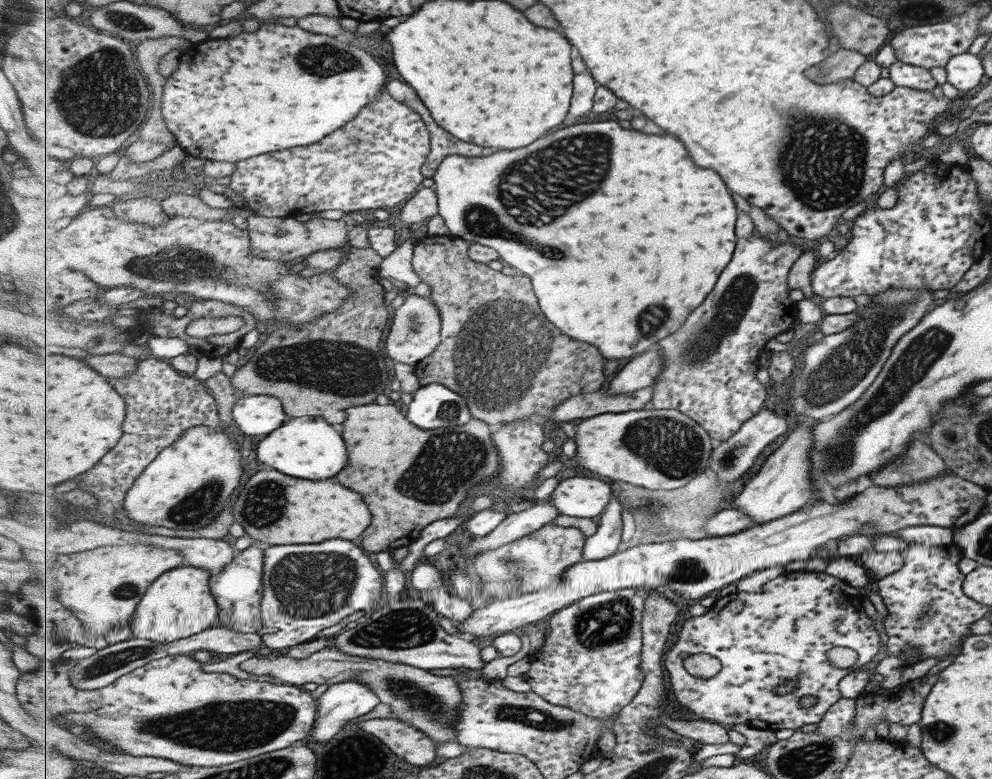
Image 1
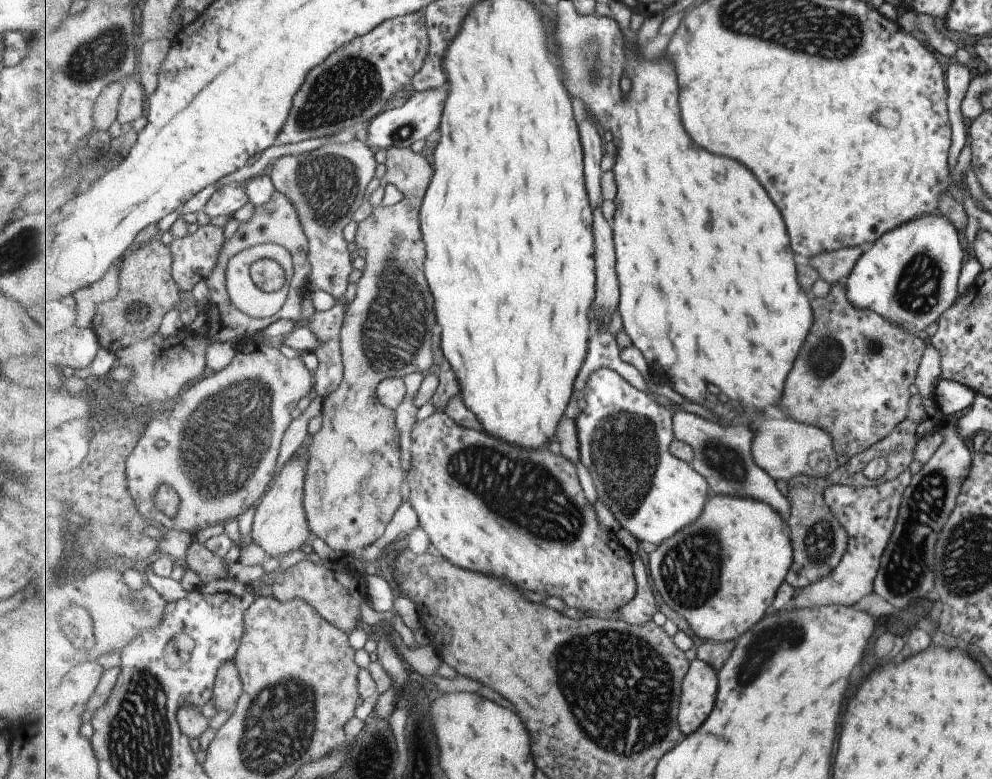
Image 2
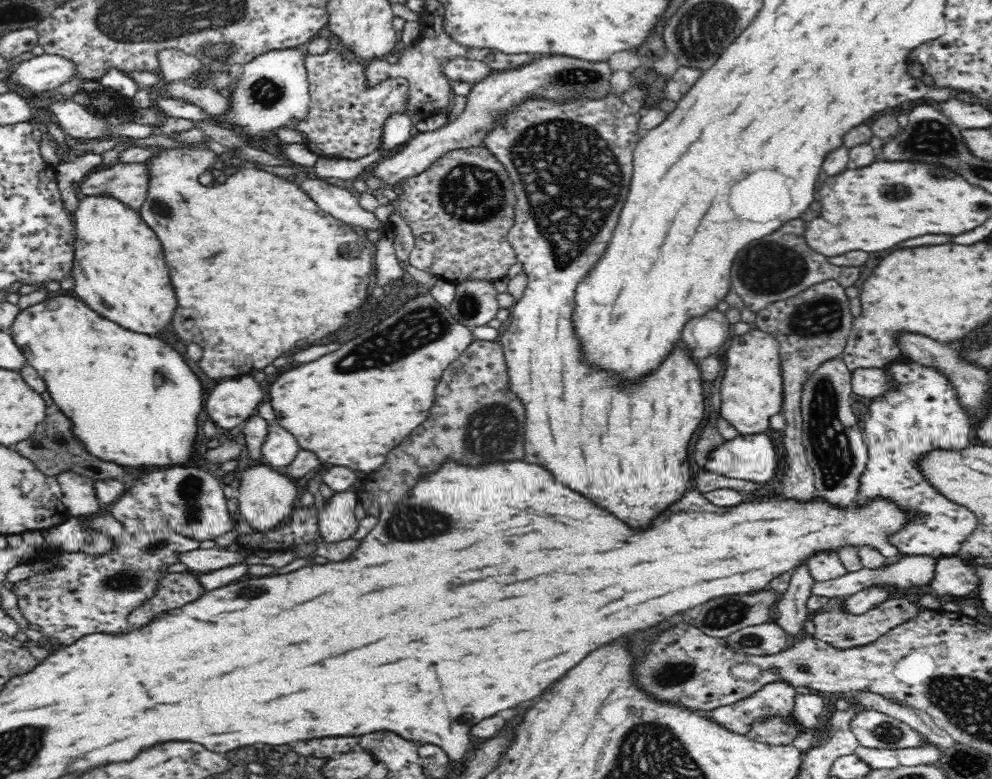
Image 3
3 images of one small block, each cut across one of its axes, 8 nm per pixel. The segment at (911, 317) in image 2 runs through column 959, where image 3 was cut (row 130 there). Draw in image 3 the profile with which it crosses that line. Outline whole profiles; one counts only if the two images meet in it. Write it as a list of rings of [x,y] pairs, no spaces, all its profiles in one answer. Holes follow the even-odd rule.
[[[295,46],[294,48],[280,48],[280,50],[268,50],[266,54],[260,54],[256,56],[256,58],[253,58],[250,60],[250,62],[247,62],[243,66],[239,68],[239,71],[241,72],[240,76],[238,76],[238,84],[234,86],[234,90],[232,90],[232,93],[228,95],[228,98],[230,100],[230,110],[228,110],[228,116],[224,118],[224,120],[219,120],[219,124],[222,124],[223,121],[228,122],[228,124],[236,124],[238,126],[237,133],[243,136],[252,136],[254,140],[264,140],[268,134],[270,134],[274,129],[277,129],[278,127],[292,127],[293,124],[298,120],[301,119],[309,109],[310,104],[310,88],[308,84],[308,75],[306,70],[306,63],[305,63],[305,55],[306,55],[305,47],[303,46]]]

